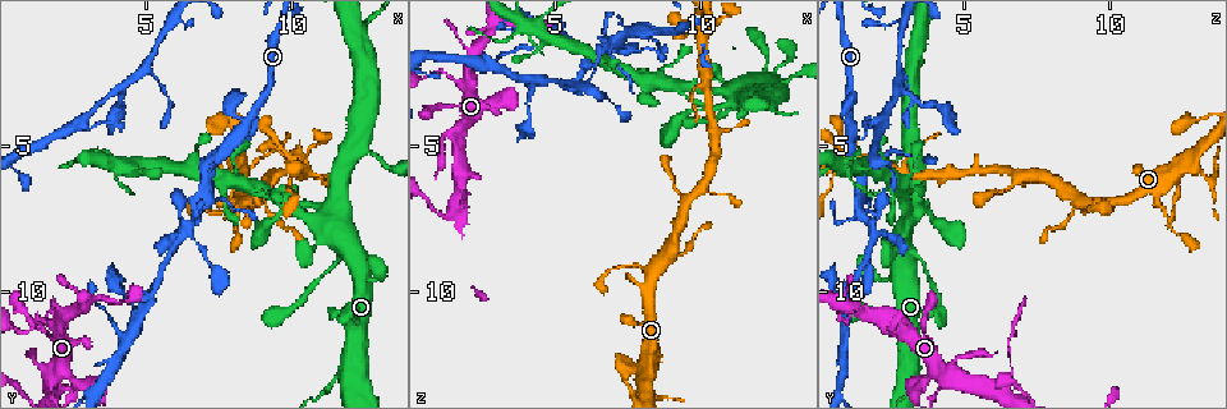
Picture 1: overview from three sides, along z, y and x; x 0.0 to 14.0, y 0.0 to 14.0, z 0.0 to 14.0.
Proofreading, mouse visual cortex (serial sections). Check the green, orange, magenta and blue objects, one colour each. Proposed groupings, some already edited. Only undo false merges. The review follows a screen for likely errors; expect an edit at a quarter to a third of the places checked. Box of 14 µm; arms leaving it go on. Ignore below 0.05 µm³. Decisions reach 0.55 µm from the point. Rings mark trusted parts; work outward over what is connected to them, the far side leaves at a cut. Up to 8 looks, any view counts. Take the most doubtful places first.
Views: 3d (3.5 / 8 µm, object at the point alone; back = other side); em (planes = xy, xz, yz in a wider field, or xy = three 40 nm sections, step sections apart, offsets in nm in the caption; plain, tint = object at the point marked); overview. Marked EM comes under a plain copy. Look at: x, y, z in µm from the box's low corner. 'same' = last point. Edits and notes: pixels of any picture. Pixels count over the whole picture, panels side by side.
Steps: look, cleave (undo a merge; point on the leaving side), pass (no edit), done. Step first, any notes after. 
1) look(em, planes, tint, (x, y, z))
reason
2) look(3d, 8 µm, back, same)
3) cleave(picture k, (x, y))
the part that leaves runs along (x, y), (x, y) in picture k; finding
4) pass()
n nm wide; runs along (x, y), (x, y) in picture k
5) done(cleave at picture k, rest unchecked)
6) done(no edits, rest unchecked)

look(3d, 3.5 µm, (8.5, 4.0, 1.0))
four-way junction

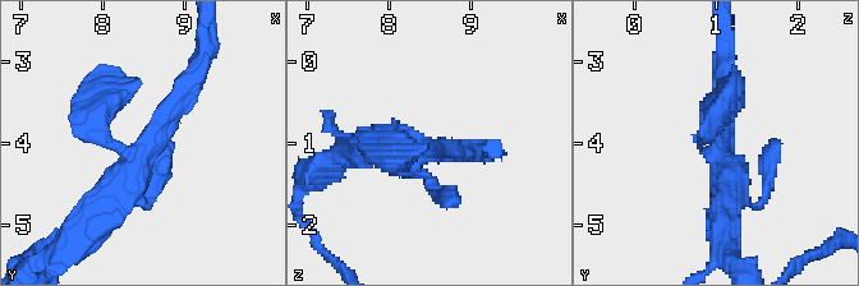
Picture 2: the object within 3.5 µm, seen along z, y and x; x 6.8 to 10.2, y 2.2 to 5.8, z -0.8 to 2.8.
look(em, xy, step 1, tint, (8.45, 4.15, 1.05))
4 arms; arms of 150, 250, 350, 350 nm; shape alone is not enough

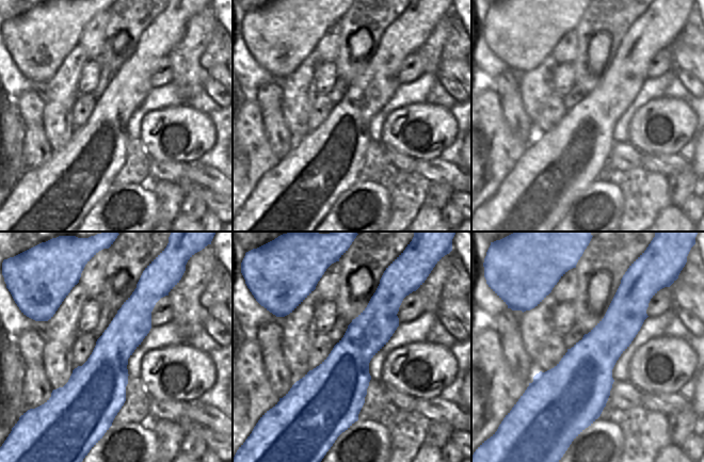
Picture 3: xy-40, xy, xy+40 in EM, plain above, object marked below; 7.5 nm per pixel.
pass()
420 nm wide; runs along (192, 81), (90, 217) in picture 2; one cell here

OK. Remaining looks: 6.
look(3d, 8 µm, (6.4, 7.8, 1.8))
four or more arms meet

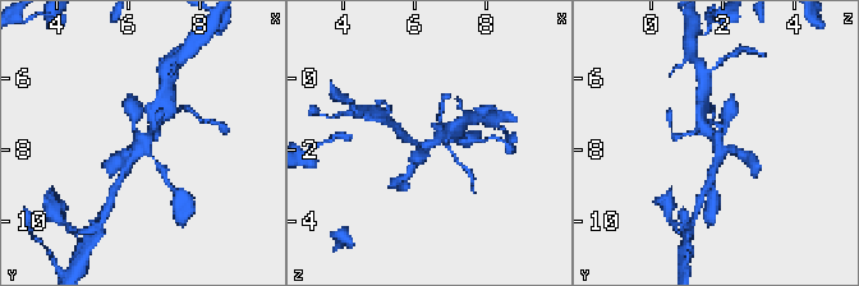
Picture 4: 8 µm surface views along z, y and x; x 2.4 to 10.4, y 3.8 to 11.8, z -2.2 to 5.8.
look(em, planes, tint, (6.3, 7.7, 1.9))
now the EM

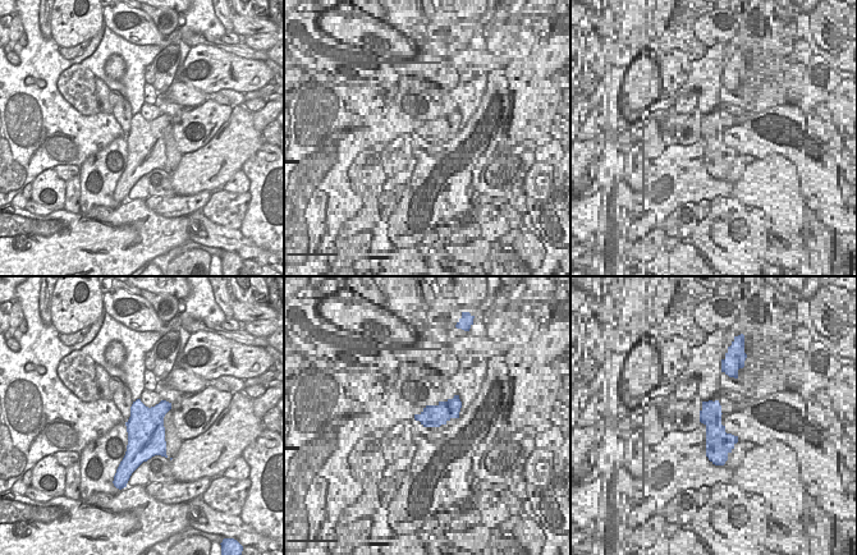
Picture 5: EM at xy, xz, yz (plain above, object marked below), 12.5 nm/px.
pass()
runs along (165, 115), (124, 171) in picture 4; continuous, no second cell

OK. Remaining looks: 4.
look(3d, 3.5 µm, (5.2, 10.2, 1.1))
arms part here

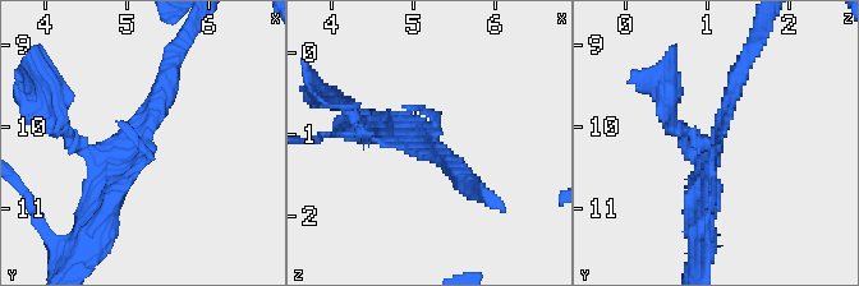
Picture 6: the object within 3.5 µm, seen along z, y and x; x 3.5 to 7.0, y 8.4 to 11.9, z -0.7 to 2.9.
look(em, xy, step 5, tint, (5.20, 10.15, 1.10))
now the EM

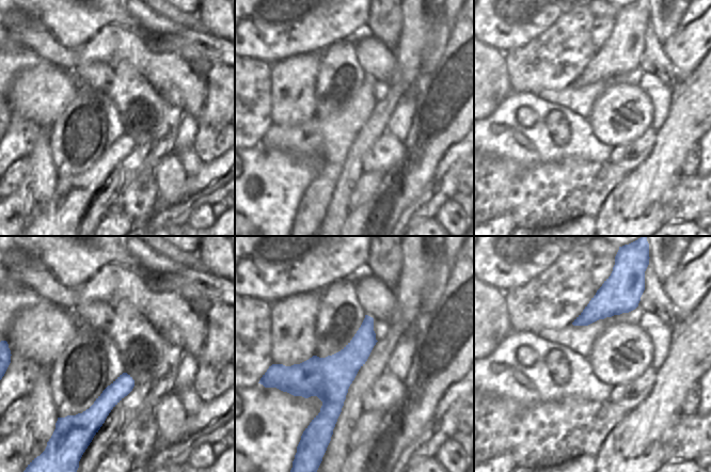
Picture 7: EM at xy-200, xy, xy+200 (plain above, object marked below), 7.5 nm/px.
pass()
320 nm wide; runs along (171, 68), (143, 155), (104, 210) in picture 6; continuous, no second cell

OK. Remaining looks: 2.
done(no edits, rest unchecked)

